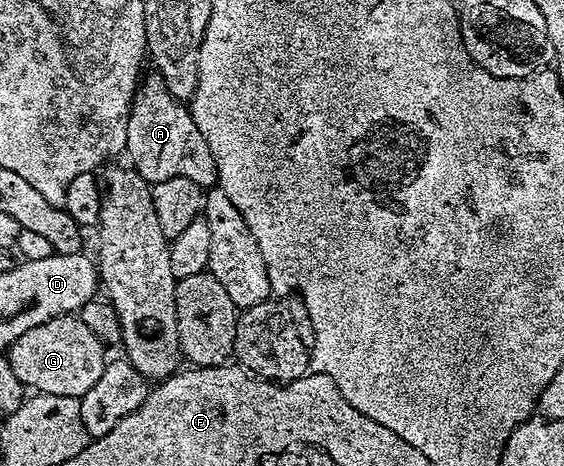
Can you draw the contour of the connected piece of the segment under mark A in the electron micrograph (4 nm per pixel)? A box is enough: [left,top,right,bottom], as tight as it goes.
[126,73,217,189]

